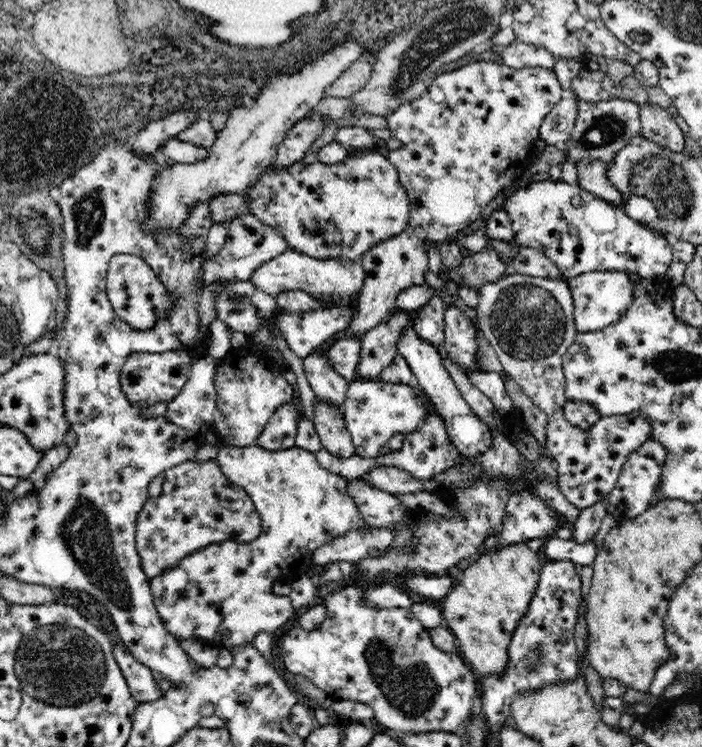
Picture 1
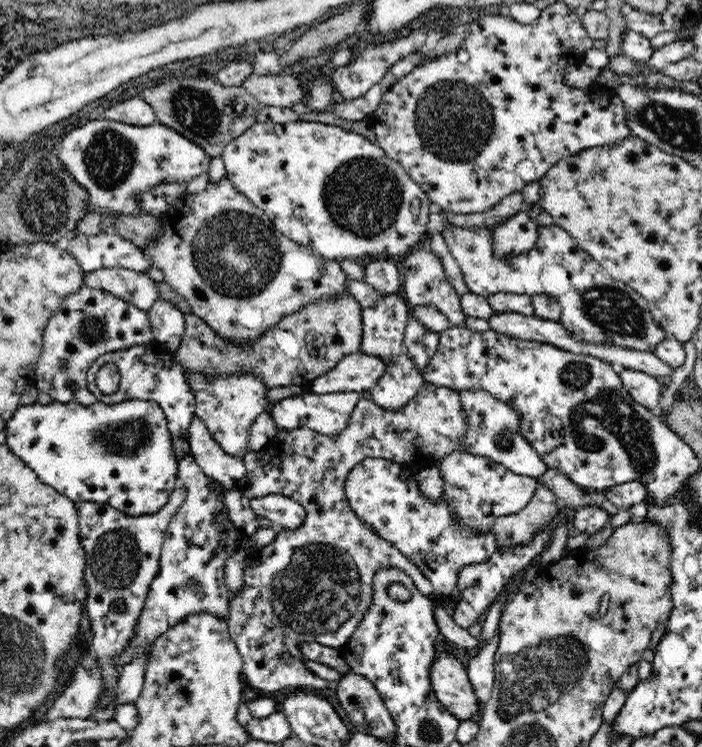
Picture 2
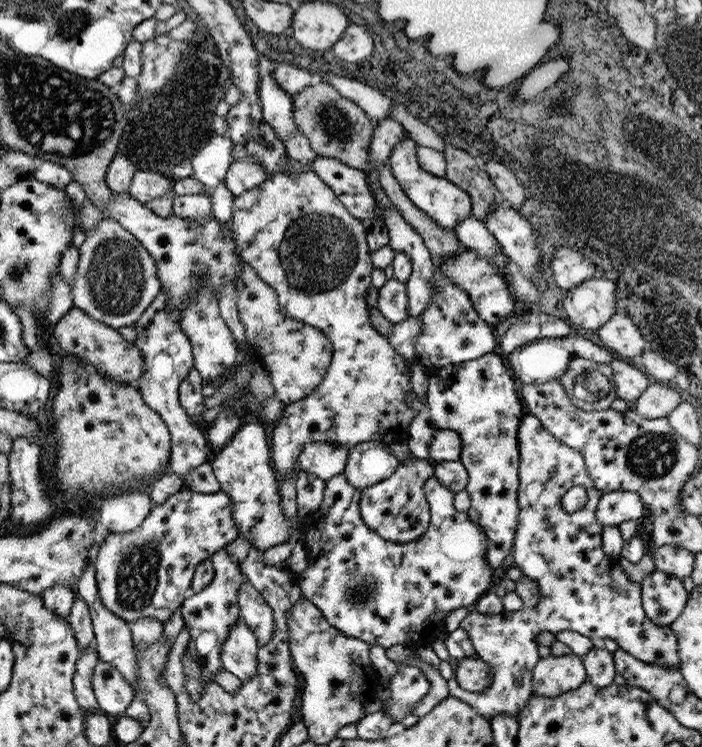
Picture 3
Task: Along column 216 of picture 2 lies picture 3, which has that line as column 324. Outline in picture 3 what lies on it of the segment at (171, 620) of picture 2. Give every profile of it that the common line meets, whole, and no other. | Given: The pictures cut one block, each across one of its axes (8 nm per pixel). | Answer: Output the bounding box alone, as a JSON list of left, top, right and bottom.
[297,472,493,650]

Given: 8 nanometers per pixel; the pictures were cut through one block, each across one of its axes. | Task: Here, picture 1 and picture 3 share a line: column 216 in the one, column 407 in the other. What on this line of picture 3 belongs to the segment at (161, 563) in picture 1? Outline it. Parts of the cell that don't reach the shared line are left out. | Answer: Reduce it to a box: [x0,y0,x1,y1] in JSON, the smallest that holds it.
[359,458,435,544]

